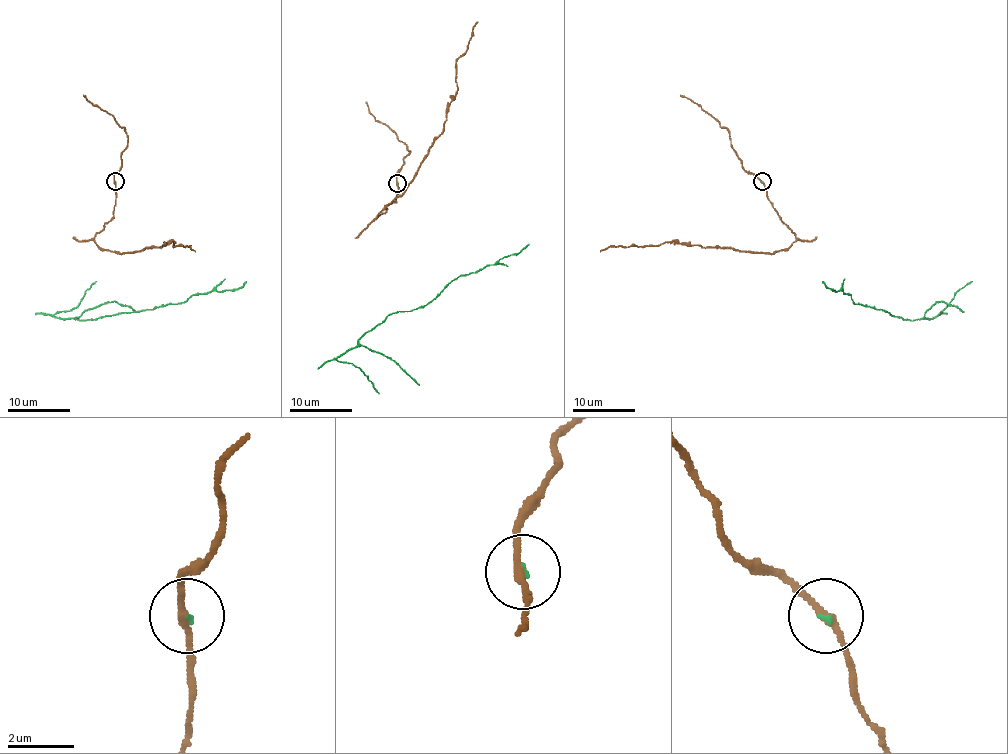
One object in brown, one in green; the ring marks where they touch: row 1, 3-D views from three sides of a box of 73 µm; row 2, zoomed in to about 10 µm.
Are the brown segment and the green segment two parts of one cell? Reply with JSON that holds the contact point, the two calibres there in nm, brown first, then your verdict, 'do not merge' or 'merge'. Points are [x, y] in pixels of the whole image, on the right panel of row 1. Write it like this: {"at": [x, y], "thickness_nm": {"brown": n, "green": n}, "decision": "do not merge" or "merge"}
{"at": [762, 181], "thickness_nm": {"brown": 240, "green": 70}, "decision": "merge"}

